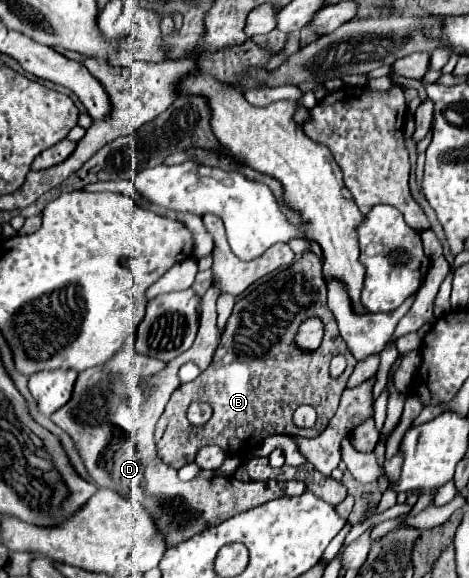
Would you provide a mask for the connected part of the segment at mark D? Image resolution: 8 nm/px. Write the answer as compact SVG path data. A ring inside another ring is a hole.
M214 282L208 292L202 296L202 312L200 312L200 330L194 344L180 354L176 360L170 360L166 368L150 378L142 378L128 388L118 384L116 374L106 372L102 366L84 370L78 374L72 398L56 410L50 418L74 440L88 474L98 486L114 488L118 494L128 496L132 500L142 502L142 506L156 518L156 526L162 534L166 534L168 548L176 546L202 530L216 526L240 512L256 508L268 500L280 496L298 496L304 492L304 484L298 480L280 482L238 482L232 476L212 476L212 478L196 478L192 482L182 482L178 472L164 462L158 460L154 448L154 426L162 416L172 392L180 386L178 368L186 362L194 362L200 370L208 368L212 362L212 354L218 346L218 330L216 330L216 300L220 296L218 284Z

